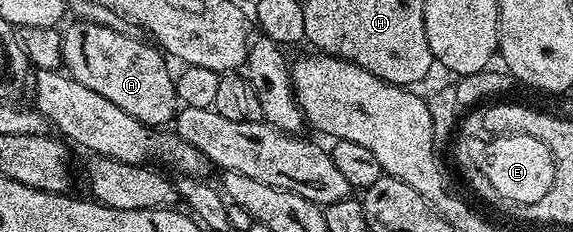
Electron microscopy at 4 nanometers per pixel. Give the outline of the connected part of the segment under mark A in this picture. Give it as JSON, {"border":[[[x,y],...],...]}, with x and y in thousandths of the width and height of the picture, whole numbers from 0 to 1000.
{"border":[[[136,86],[127,103],[131,112],[119,116],[108,147],[108,280],[113,315],[140,362],[147,362],[147,379],[161,379],[161,397],[175,397],[182,431],[195,431],[202,466],[216,466],[223,500],[244,517],[255,543],[283,552],[291,539],[288,526],[305,522],[314,470],[311,401],[304,375],[305,323],[300,302],[297,319],[295,293],[290,289],[291,254],[274,194],[260,177],[246,181],[244,168],[232,164],[232,142],[182,121],[166,95]]]}

